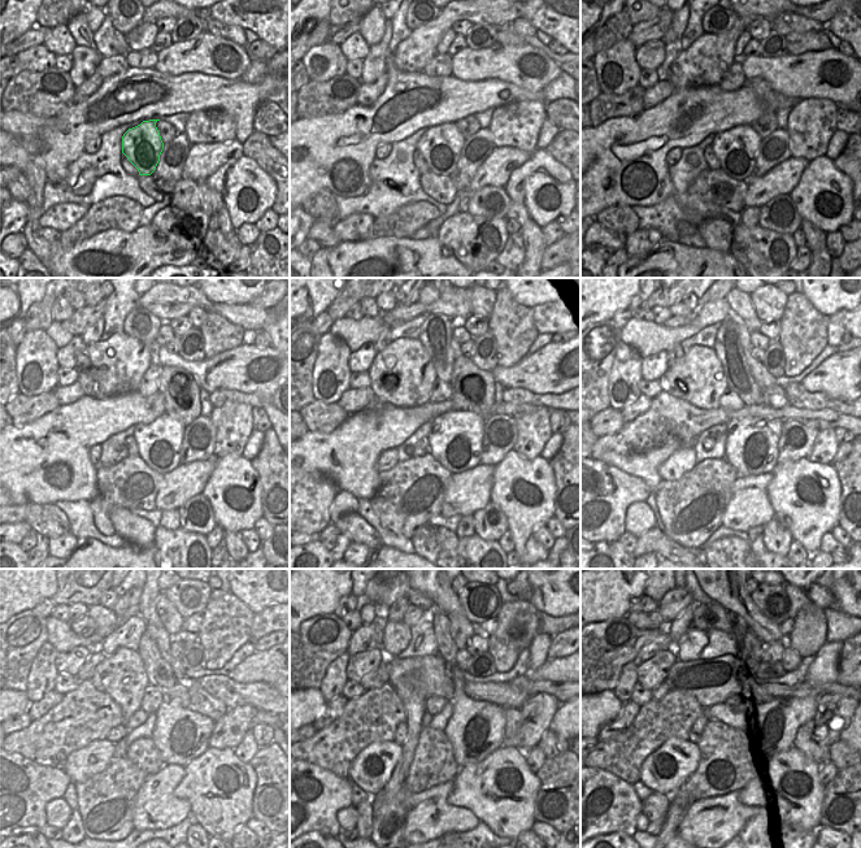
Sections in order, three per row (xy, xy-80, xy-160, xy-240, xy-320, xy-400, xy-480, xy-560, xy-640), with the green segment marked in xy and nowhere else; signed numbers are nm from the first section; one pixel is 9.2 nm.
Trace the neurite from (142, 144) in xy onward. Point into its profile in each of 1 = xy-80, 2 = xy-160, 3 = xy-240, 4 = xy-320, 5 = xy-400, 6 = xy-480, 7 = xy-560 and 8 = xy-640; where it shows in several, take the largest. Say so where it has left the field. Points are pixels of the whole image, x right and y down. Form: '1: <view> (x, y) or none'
1: xy-80 (440, 146)
2: xy-160 (736, 148)
3: xy-240 (159, 443)
4: xy-320 (455, 440)
5: xy-400 (751, 447)
6: xy-480 (179, 735)
7: xy-560 (475, 729)
8: xy-640 (770, 727)

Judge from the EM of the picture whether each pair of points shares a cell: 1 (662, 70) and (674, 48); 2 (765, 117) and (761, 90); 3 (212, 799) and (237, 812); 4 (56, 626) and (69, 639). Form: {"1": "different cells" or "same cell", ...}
{"1": "same cell", "2": "same cell", "3": "same cell", "4": "same cell"}

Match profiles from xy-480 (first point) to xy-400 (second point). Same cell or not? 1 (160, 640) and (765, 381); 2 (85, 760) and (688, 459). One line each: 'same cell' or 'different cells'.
1: same cell
2: same cell

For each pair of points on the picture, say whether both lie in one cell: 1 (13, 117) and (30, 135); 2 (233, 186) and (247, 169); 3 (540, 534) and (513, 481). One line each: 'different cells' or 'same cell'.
1: same cell
2: same cell
3: different cells

